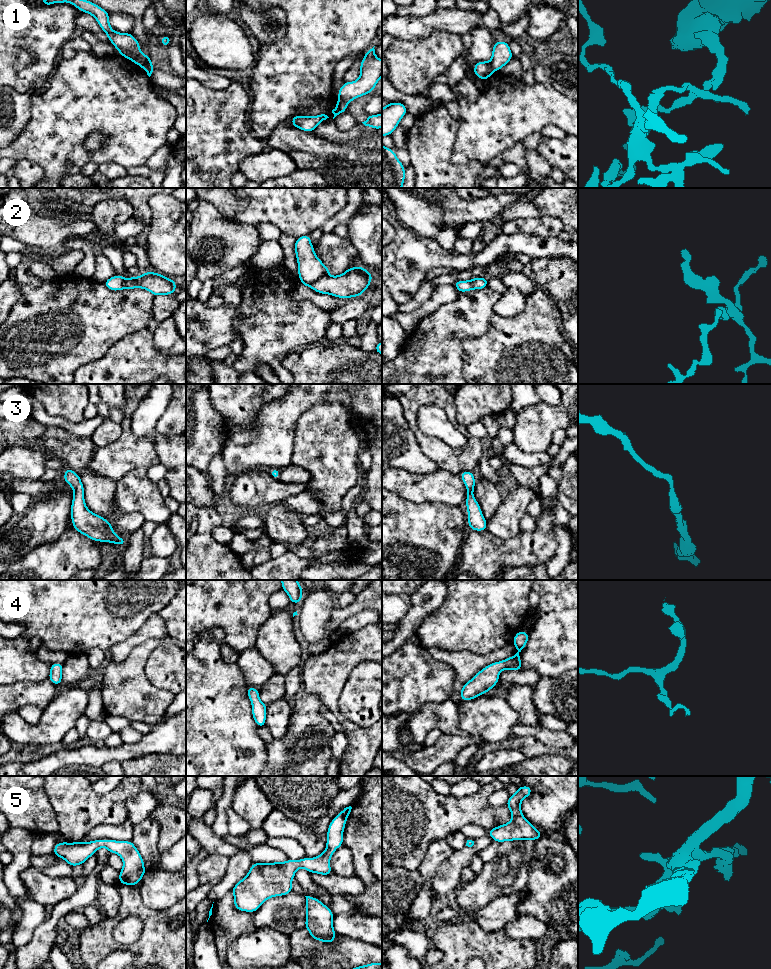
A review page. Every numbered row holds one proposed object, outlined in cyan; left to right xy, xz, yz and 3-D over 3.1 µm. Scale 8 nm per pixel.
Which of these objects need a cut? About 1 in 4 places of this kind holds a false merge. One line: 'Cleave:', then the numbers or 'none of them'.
Cleave: 1, 2

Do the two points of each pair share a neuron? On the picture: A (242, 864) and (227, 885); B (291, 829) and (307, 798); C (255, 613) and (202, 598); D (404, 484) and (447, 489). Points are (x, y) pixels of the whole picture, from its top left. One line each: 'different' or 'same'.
A: same
B: different
C: same
D: same

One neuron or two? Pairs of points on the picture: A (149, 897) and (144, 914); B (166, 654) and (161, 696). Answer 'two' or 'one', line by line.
A: two
B: two

